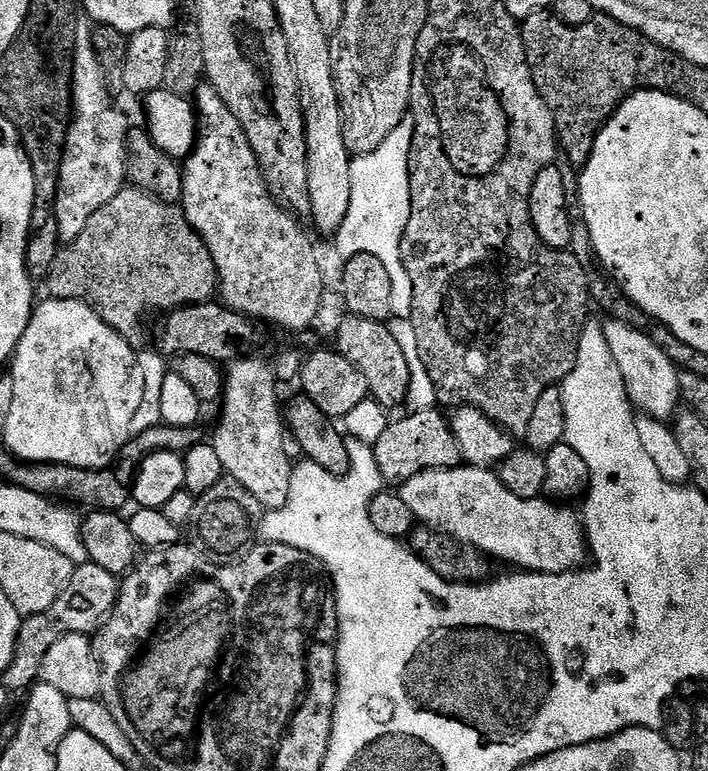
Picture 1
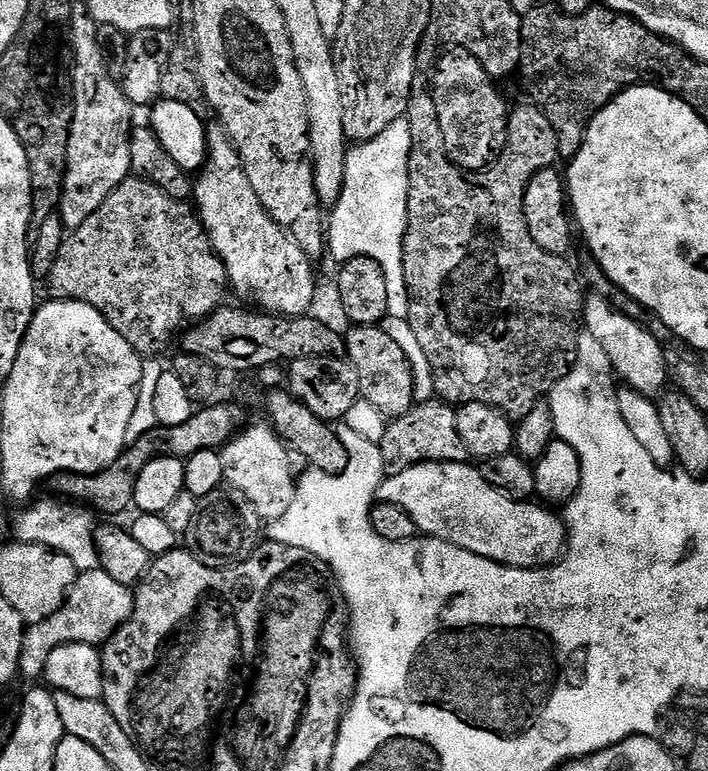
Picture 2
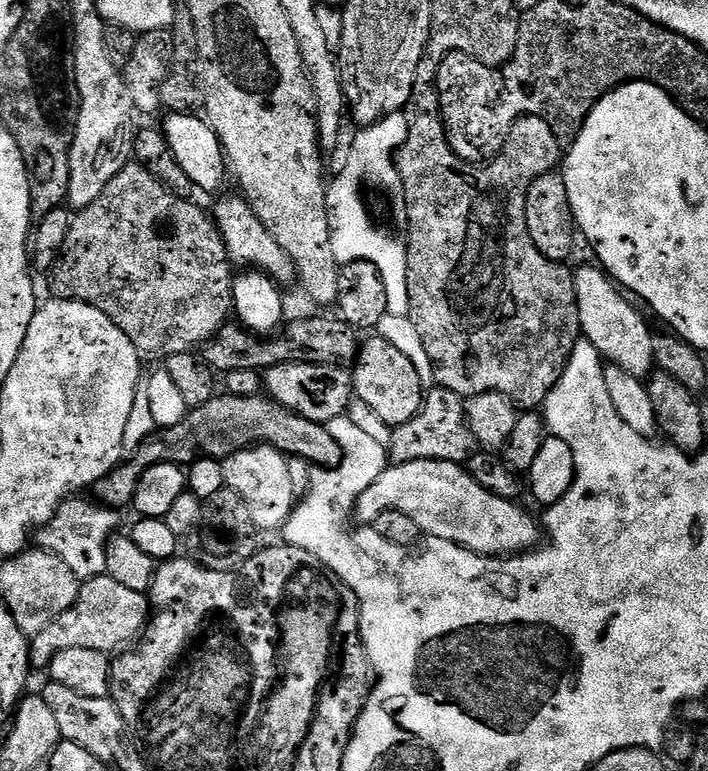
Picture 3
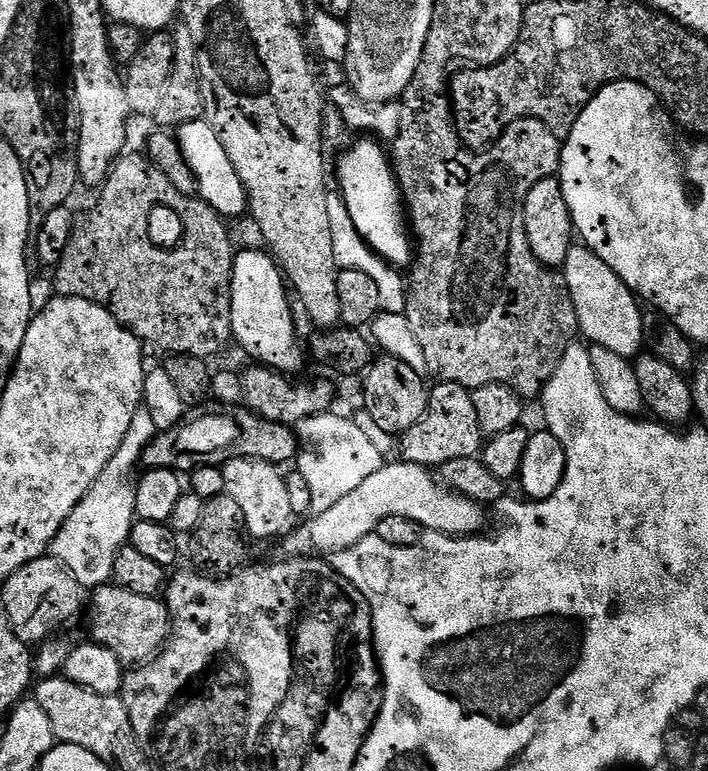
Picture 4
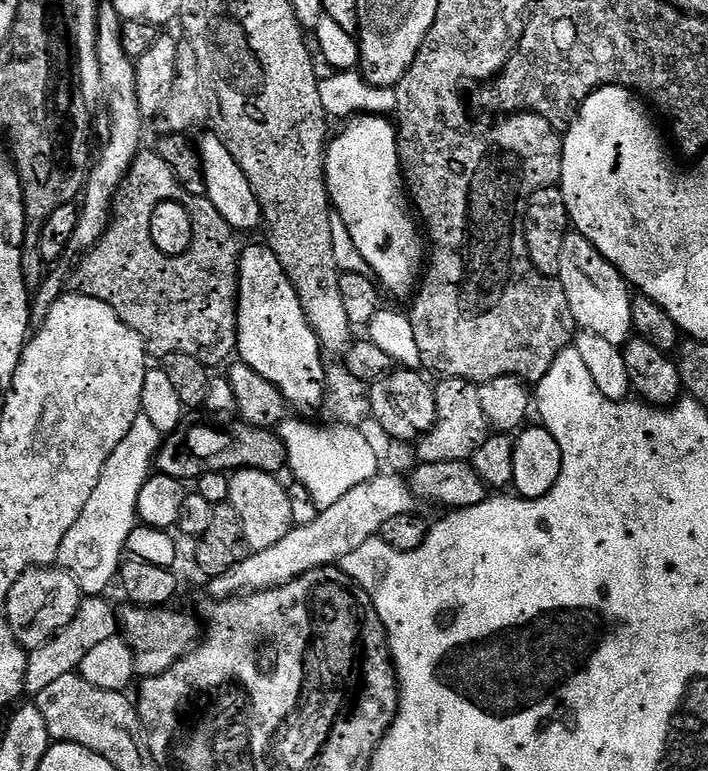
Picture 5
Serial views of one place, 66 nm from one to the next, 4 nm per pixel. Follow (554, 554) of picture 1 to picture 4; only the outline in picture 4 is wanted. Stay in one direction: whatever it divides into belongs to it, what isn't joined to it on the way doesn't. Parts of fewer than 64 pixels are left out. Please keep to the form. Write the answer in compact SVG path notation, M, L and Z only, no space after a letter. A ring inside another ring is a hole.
M385 463L374 474L370 474L366 482L350 490L346 498L334 502L330 510L315 515L310 524L302 525L296 533L293 531L283 541L283 555L304 558L309 554L341 552L373 535L382 518L410 518L421 529L447 536L475 536L483 529L480 527L484 524L485 505L476 504L468 496L444 487L429 469L417 464L395 463Z

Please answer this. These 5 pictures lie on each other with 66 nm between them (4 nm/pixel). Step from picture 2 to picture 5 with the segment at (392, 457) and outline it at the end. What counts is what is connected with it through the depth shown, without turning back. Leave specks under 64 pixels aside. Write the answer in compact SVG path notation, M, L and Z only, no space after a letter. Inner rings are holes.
M444 378L439 383L435 385L436 421L415 445L415 459L421 464L471 461L478 446L482 446L482 442L486 442L490 435L490 425L486 414L482 412L482 398L478 396L478 387L471 380L462 378Z

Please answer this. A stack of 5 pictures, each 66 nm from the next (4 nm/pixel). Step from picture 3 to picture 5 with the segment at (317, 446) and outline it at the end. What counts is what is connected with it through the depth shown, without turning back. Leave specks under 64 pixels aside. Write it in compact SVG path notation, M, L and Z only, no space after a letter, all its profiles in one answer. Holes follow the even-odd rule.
M185 422L167 433L156 456L155 471L181 482L195 482L202 474L211 472L231 474L238 468L253 468L273 474L285 471L288 462L286 446L273 429L255 428L253 424L236 422L231 425L231 436L227 427L209 424Z

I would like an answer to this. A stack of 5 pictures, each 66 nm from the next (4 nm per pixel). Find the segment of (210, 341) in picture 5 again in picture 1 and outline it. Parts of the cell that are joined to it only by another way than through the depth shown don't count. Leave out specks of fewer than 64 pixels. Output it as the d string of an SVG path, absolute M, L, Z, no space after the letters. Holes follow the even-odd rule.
M126 186L118 194L114 194L114 198L110 198L110 202L106 202L106 206L102 206L102 210L98 210L98 214L94 214L94 218L90 218L90 222L86 222L86 230L82 230L82 234L78 234L78 238L67 241L61 247L58 258L54 258L54 266L50 266L46 287L48 287L47 295L49 297L58 300L77 300L82 302L86 307L95 310L129 344L140 346L140 343L144 340L144 315L147 312L160 311L160 314L167 314L173 312L175 308L184 307L185 304L209 303L217 295L218 281L216 279L214 258L210 254L204 239L192 229L190 222L184 217L183 207L162 202L148 192L142 191L141 188Z

